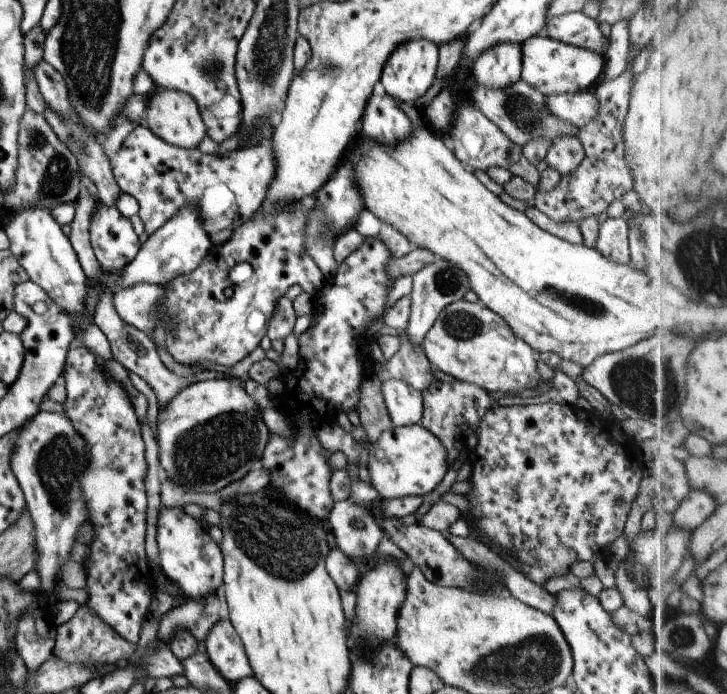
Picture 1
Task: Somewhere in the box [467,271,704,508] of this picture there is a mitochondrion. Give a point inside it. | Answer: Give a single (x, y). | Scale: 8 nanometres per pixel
(650, 386)

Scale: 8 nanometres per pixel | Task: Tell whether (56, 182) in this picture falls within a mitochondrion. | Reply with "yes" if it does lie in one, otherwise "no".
yes

